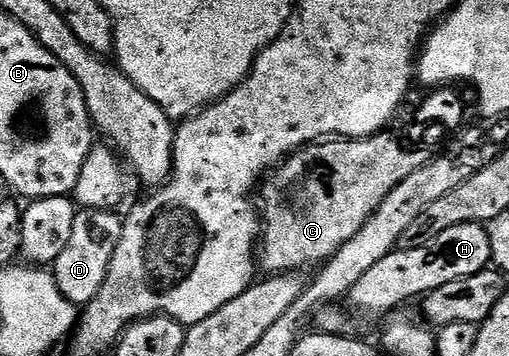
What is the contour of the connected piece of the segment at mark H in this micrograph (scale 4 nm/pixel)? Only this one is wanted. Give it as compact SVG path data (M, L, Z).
M461 223L457 227L449 227L449 231L441 231L429 247L397 247L385 255L385 259L369 267L369 271L365 271L361 280L351 288L350 308L360 309L363 313L391 313L410 297L422 299L437 287L445 287L445 283L453 283L453 279L477 275L491 264L491 236L486 228L477 223Z

